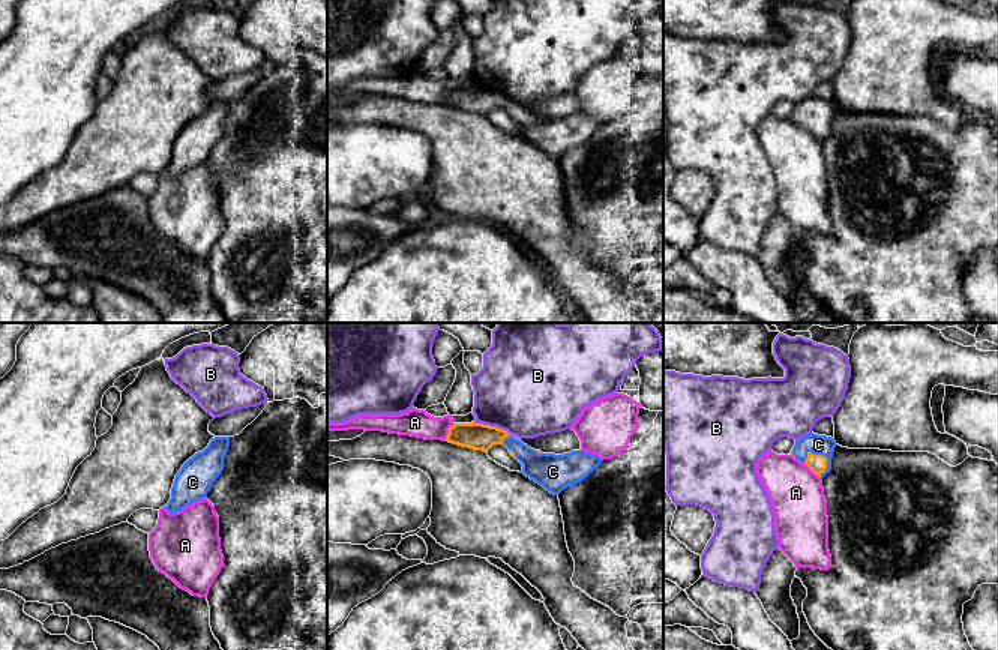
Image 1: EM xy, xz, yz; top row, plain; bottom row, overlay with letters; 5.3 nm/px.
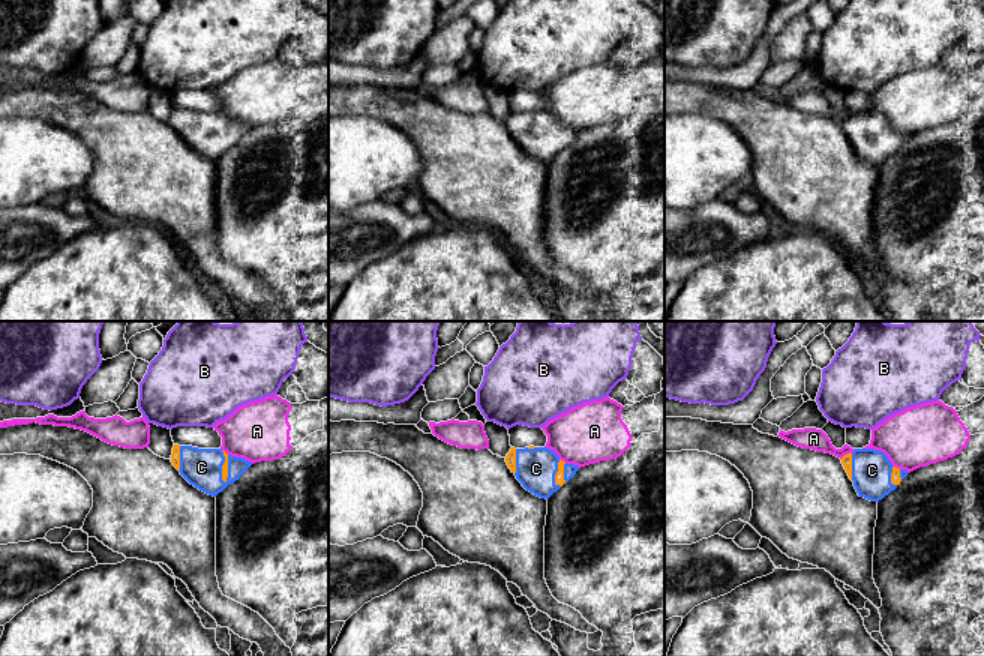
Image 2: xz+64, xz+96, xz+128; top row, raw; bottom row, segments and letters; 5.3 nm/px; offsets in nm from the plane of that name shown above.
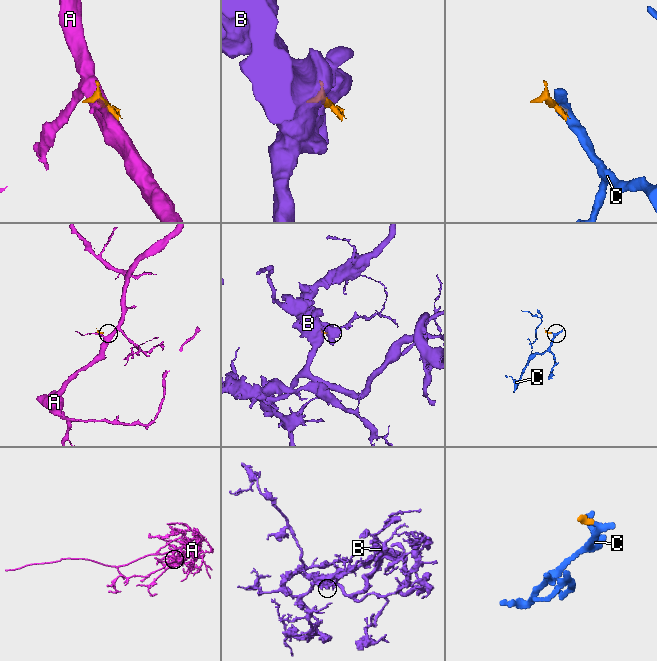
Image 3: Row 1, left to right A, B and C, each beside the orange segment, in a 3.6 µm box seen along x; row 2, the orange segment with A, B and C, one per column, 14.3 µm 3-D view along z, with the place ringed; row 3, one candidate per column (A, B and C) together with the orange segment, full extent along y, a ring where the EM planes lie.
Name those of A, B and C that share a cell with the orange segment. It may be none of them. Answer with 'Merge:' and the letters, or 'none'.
Merge: C

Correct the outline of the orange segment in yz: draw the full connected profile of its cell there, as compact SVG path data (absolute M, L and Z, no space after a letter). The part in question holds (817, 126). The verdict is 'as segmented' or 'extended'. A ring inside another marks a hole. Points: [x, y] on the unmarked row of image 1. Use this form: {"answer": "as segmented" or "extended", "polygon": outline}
{"answer": "extended", "polygon": "M810 96L795 105L791 119L822 143L831 134L834 111L834 102Z"}

